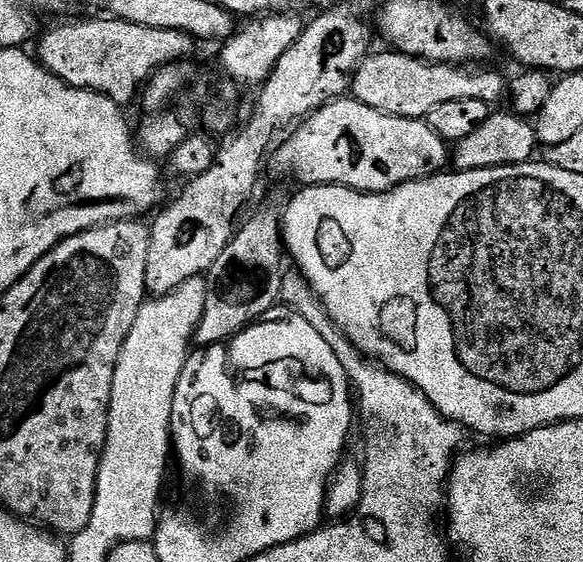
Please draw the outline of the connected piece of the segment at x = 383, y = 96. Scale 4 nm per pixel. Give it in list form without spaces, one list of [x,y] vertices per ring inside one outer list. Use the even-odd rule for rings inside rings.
[[[373,51],[365,56],[356,65],[350,85],[350,92],[355,100],[382,114],[422,120],[427,118],[430,110],[435,110],[446,102],[481,100],[490,106],[496,106],[503,96],[505,99],[506,76],[504,80],[503,74],[492,68],[484,69],[484,66],[480,66],[473,70],[468,66],[454,64],[429,64],[427,60],[419,60],[404,52],[387,51]]]

